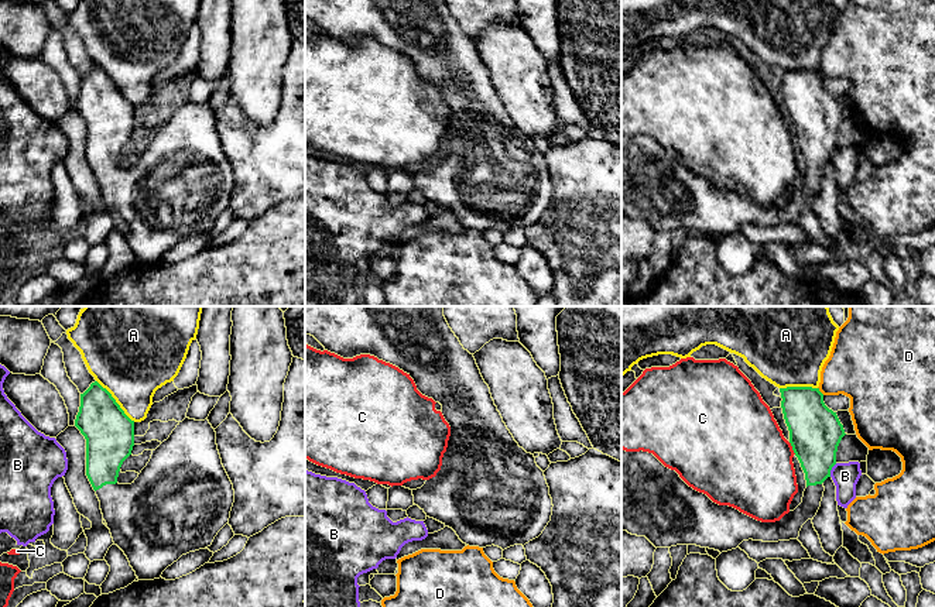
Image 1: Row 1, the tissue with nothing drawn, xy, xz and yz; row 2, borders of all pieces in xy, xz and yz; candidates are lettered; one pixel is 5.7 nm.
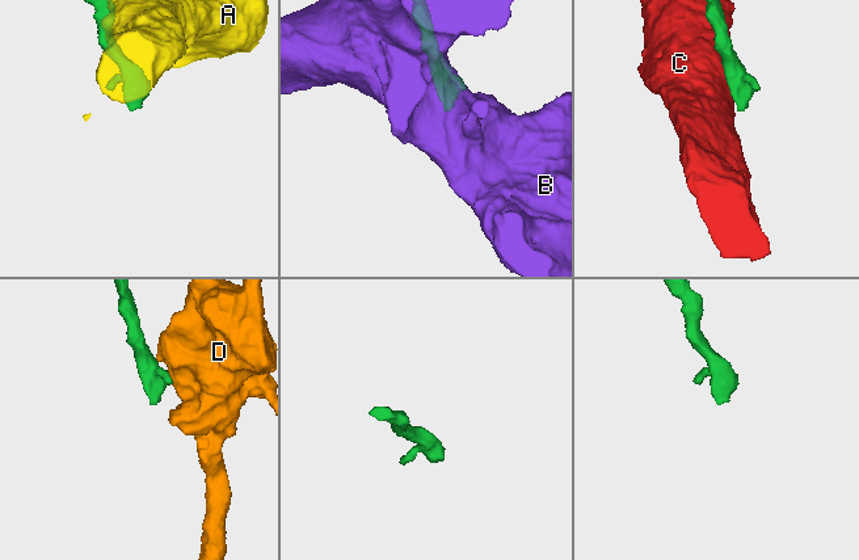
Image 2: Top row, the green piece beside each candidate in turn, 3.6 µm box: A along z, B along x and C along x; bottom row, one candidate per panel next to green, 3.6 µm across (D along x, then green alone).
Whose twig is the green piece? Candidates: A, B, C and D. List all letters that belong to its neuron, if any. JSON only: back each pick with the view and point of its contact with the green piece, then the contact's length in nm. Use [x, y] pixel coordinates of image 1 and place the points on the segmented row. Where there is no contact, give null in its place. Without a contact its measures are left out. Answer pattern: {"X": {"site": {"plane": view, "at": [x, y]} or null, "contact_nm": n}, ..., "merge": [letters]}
{"merge": []}

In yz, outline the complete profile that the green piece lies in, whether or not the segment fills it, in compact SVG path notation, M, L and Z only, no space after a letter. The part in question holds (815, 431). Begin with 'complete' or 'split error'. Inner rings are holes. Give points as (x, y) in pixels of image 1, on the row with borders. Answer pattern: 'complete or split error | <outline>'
split error | M812 387L780 388L781 408L790 431L790 443L805 473L802 503L780 521L761 522L729 505L713 503L689 487L675 470L665 467L653 453L621 449L621 529L645 536L655 548L696 545L722 552L739 548L743 541L778 542L798 539L802 525L814 519L823 497L823 481L836 464L836 452L846 435L836 412L823 402L823 394Z

